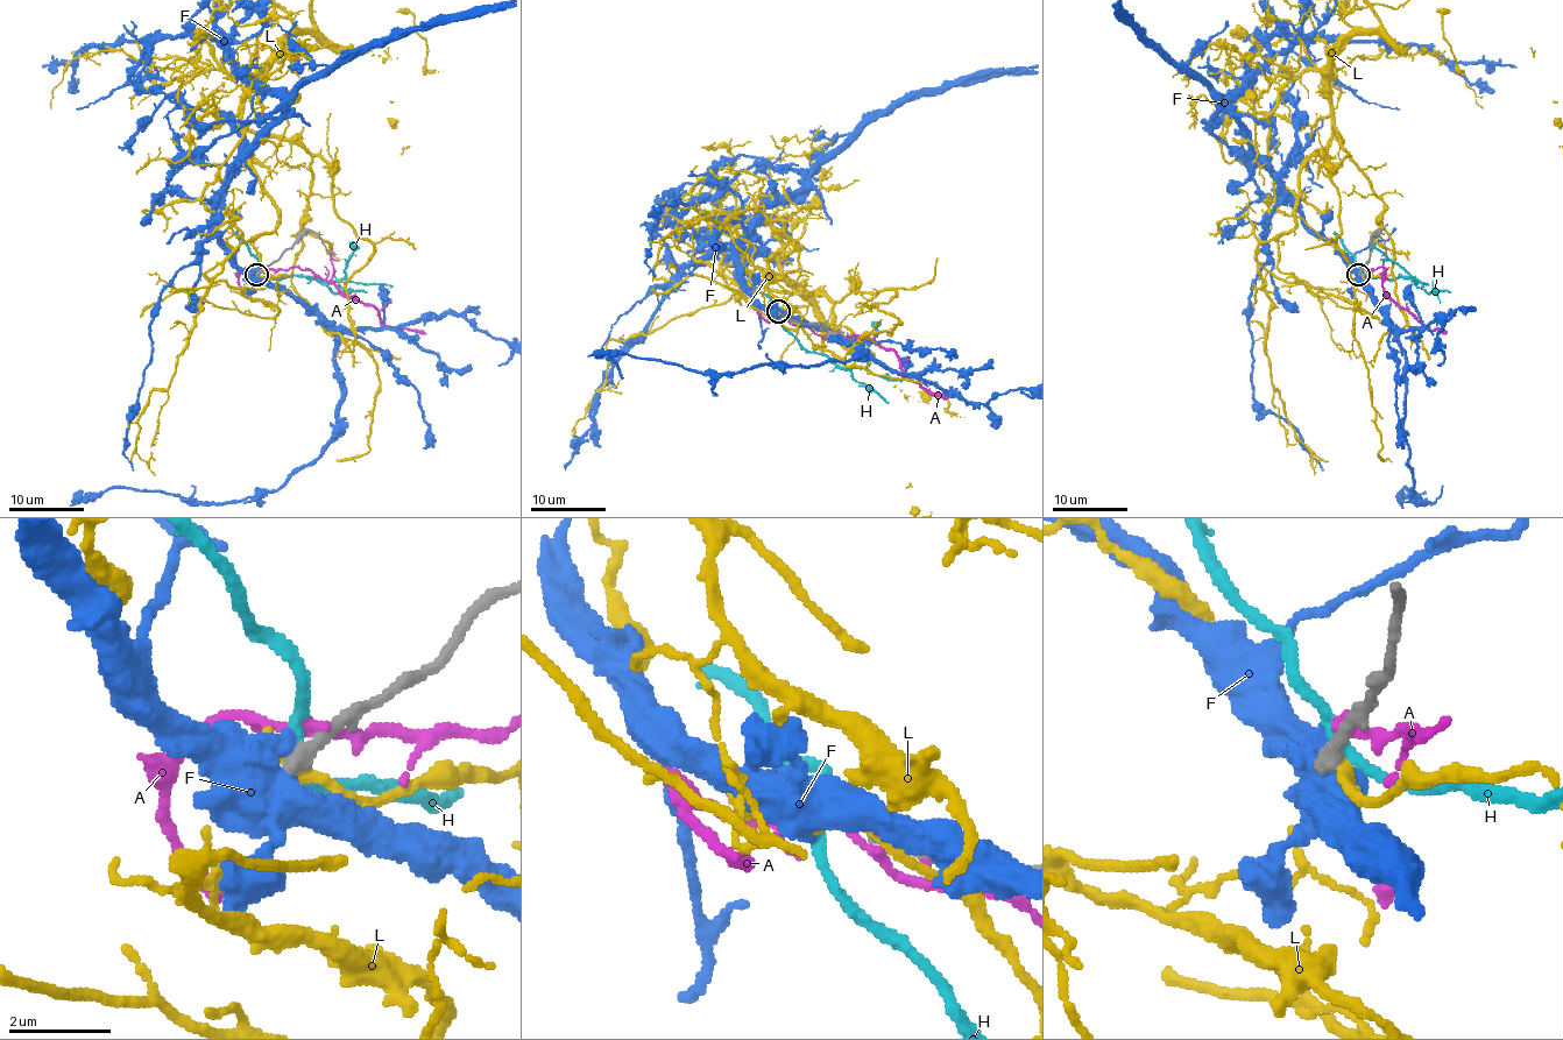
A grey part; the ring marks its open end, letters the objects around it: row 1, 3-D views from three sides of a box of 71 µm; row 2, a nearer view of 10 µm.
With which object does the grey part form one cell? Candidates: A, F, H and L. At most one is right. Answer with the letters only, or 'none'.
none

